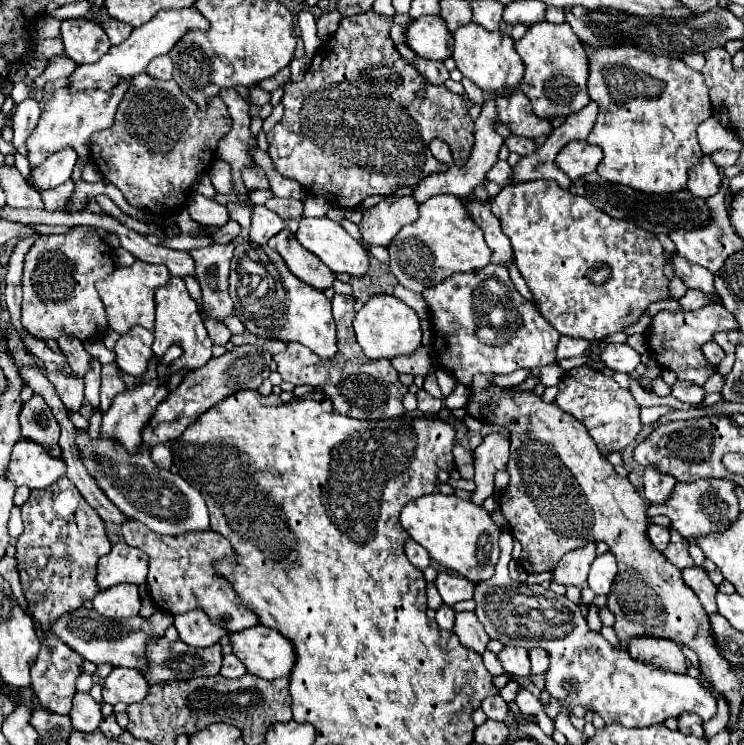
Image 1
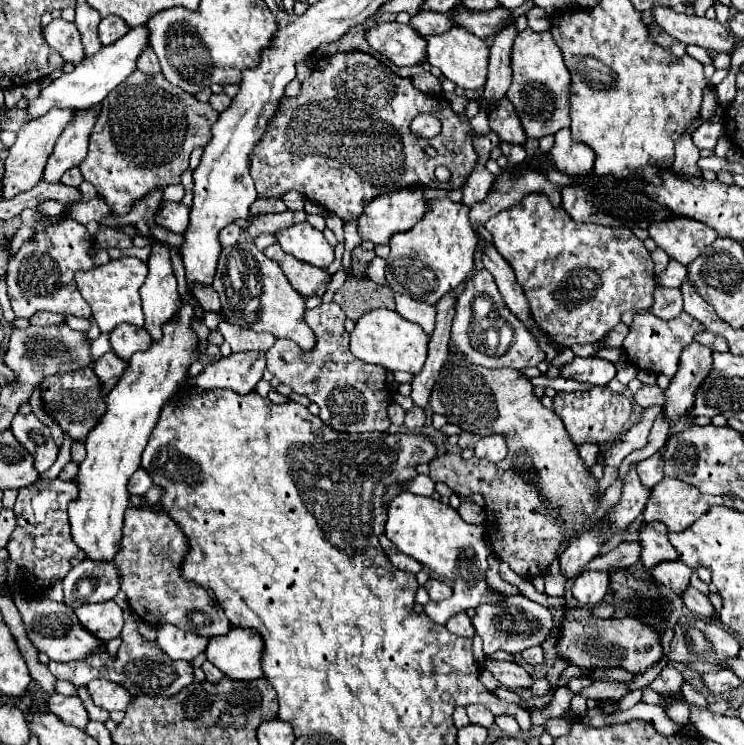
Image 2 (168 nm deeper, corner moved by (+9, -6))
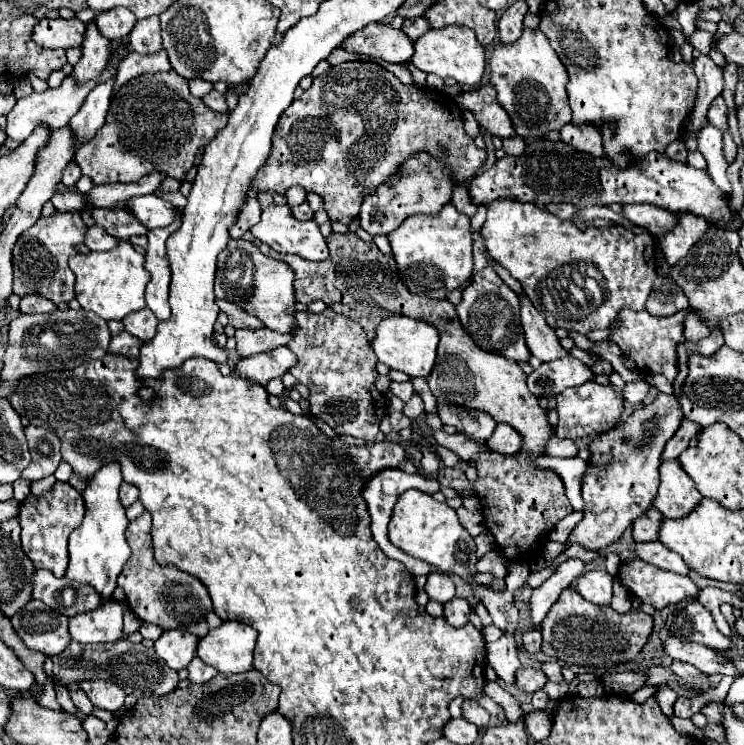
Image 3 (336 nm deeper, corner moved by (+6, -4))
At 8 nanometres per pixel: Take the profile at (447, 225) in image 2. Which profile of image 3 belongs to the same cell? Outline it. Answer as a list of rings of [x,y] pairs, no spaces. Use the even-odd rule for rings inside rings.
[[[452,203],[444,205],[444,209],[434,215],[408,217],[398,229],[394,229],[388,235],[388,239],[402,281],[416,295],[424,295],[430,299],[444,299],[446,293],[458,289],[472,277],[474,241],[470,233],[470,219],[458,213]]]

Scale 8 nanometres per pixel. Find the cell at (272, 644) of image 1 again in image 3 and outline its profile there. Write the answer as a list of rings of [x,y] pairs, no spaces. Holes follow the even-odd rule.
[[[224,621],[198,641],[196,657],[218,673],[244,673],[252,669],[256,637],[258,633],[254,627],[238,621]]]

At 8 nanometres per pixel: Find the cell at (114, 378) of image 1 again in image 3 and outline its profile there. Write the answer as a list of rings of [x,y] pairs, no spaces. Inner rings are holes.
[[[120,331],[112,337],[110,341],[110,353],[118,353],[118,355],[126,355],[126,357],[138,357],[140,347],[144,345],[144,341],[138,341],[134,337],[130,337],[130,333]]]

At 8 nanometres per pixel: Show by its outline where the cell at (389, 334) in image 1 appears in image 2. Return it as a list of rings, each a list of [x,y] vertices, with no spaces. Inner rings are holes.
[[[375,309],[375,311],[367,311],[367,315],[363,315],[355,323],[351,331],[349,349],[357,359],[365,363],[381,365],[387,371],[409,371],[417,375],[427,359],[427,343],[429,337],[417,323],[403,319],[397,311],[391,309]]]

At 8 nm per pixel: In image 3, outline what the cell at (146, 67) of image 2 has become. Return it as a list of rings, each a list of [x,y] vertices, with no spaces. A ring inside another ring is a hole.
[[[146,17],[146,21],[136,21],[134,29],[130,31],[130,47],[136,53],[156,53],[162,49],[160,37],[160,21],[158,17]]]

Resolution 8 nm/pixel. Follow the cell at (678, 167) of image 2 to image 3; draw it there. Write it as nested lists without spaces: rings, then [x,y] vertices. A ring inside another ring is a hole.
[[[700,55],[694,59],[694,71],[698,77],[698,97],[690,115],[690,123],[694,129],[704,127],[710,103],[722,93],[724,79],[722,69],[710,59],[710,55]]]

